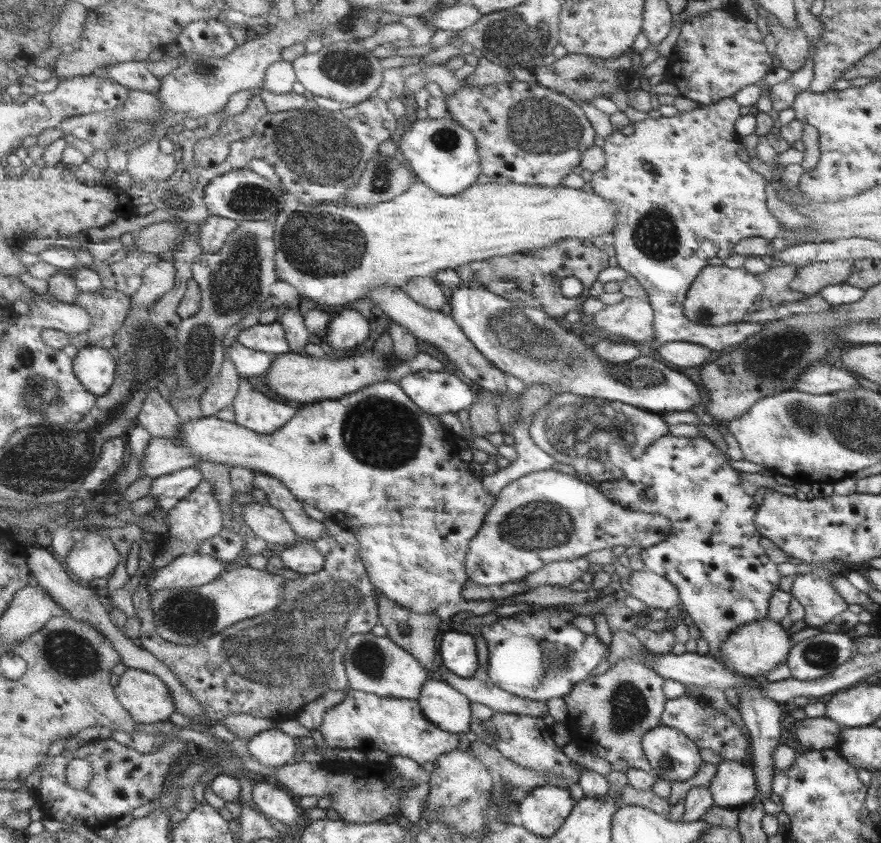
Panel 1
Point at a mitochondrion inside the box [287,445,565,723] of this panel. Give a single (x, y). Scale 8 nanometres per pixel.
(367, 657)

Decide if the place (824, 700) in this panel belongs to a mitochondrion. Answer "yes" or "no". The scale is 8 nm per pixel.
no

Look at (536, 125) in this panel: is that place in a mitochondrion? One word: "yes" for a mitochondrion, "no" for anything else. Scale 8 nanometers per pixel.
yes

